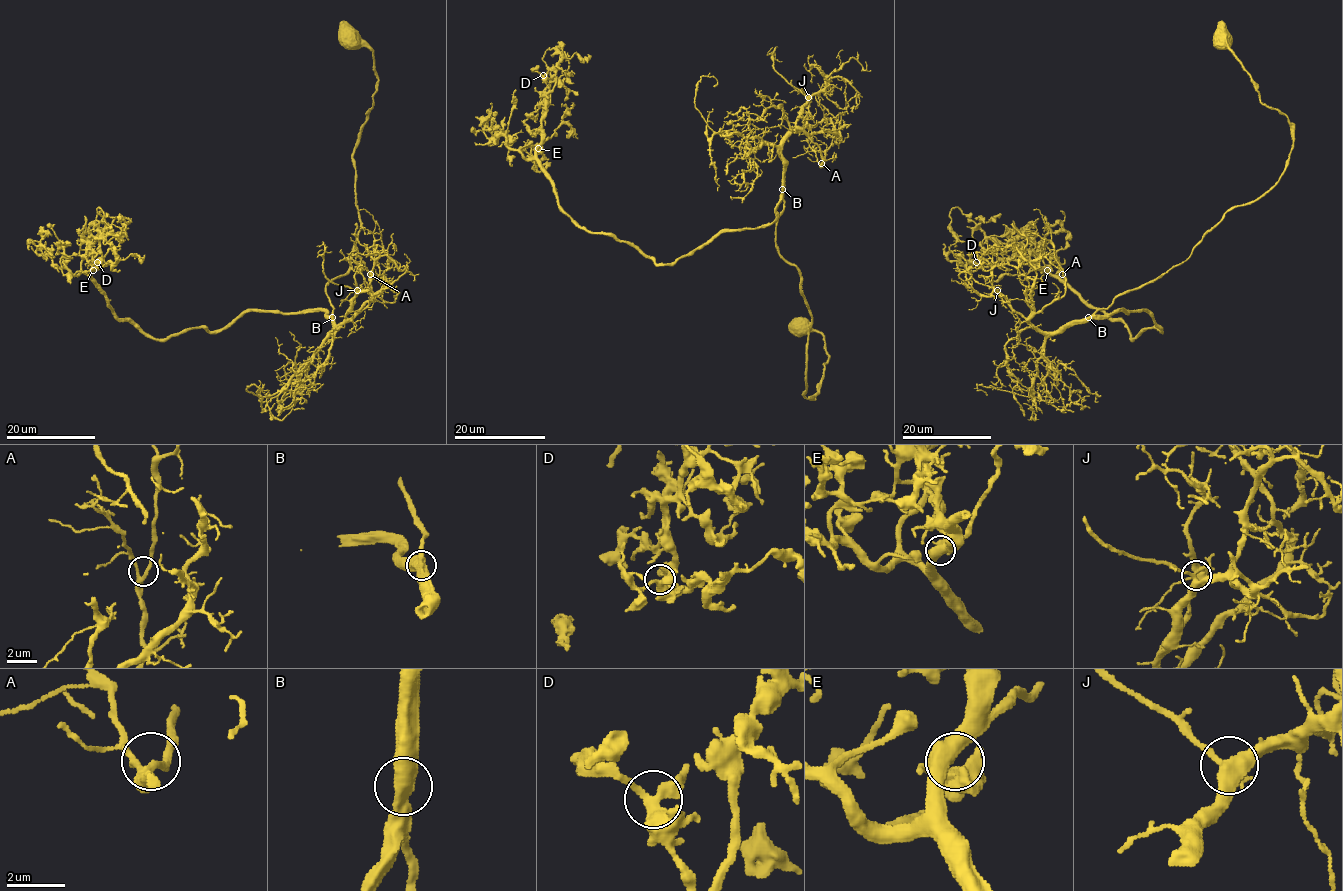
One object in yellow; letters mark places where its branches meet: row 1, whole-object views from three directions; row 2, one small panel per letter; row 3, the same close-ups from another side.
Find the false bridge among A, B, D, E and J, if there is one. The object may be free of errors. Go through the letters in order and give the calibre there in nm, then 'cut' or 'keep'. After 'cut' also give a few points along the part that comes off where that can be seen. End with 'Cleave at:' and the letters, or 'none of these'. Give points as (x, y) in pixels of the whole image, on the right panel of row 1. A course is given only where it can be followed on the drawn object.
A: calibre 240 nm; keep
B: calibre 600 nm; keep
D: calibre 360 nm; keep
E: calibre 480 nm; keep
J: calibre 320 nm; keep
Cleave at: none of these

